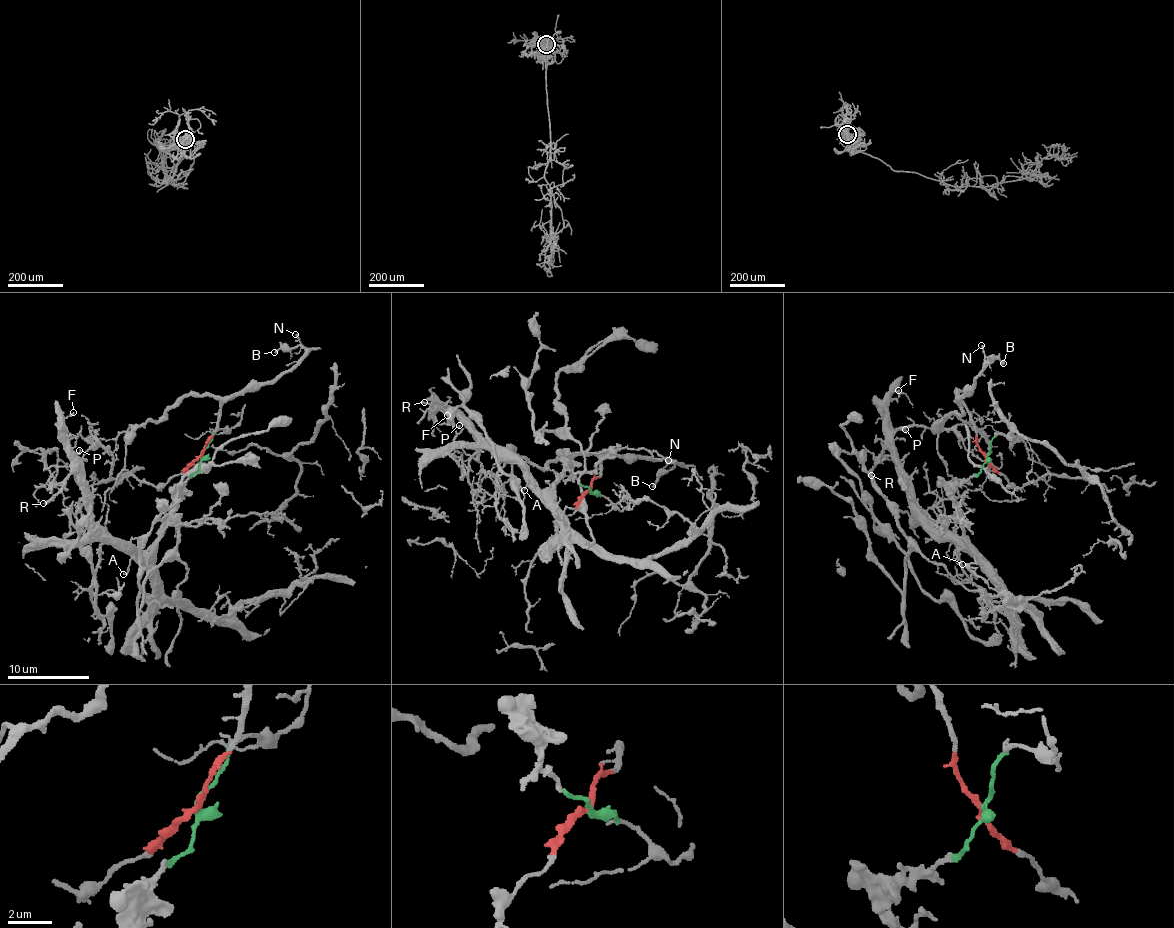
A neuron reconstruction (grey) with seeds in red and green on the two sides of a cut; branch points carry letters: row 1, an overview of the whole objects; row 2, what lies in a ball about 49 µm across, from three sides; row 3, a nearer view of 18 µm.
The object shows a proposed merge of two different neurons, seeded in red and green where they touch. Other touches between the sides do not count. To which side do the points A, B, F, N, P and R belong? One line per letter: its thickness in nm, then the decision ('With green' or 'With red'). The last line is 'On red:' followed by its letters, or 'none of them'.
A: Thickness 80 nm. With green
B: Thickness 180 nm. With red
F: Thickness 130 nm. With green
N: Thickness 140 nm. With red
P: Thickness 120 nm. With green
R: Thickness 200 nm. With green
On red: B, N

